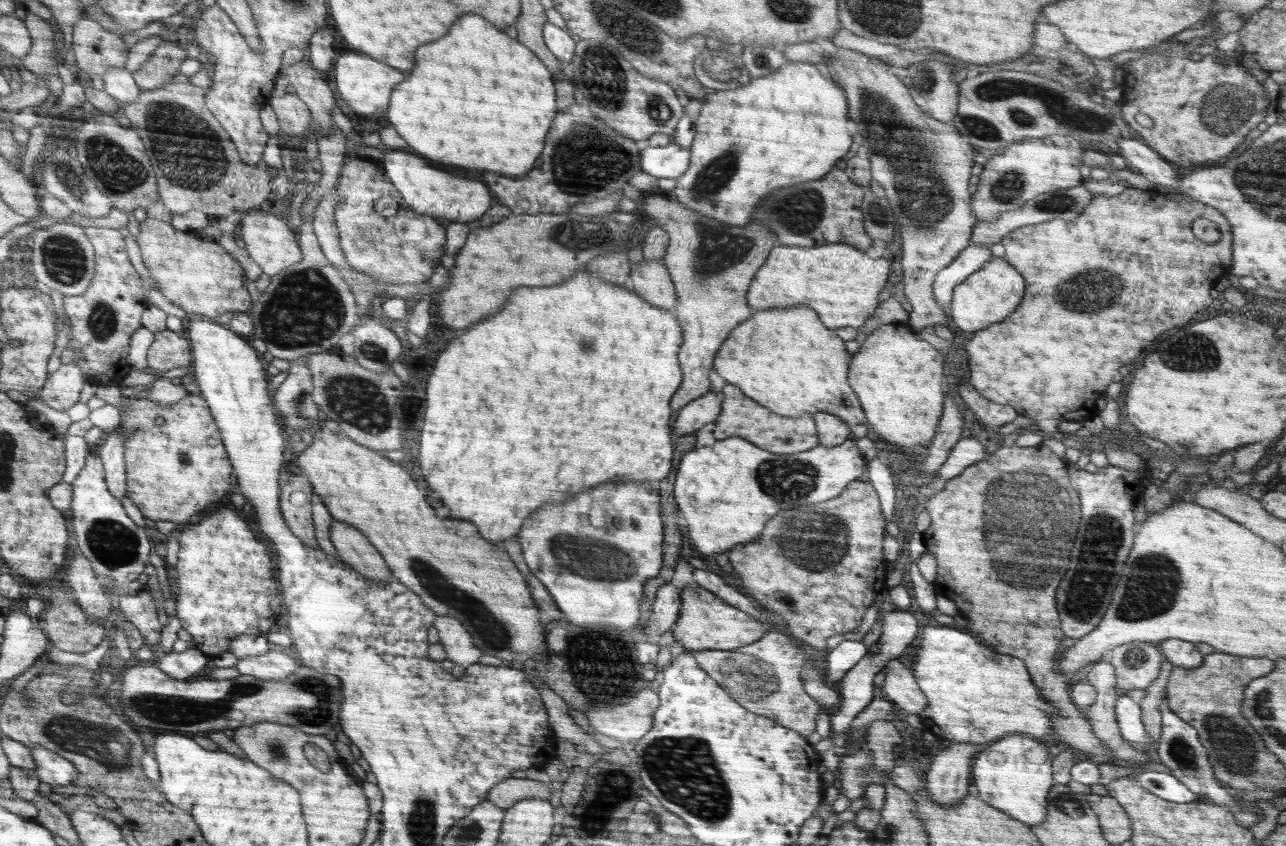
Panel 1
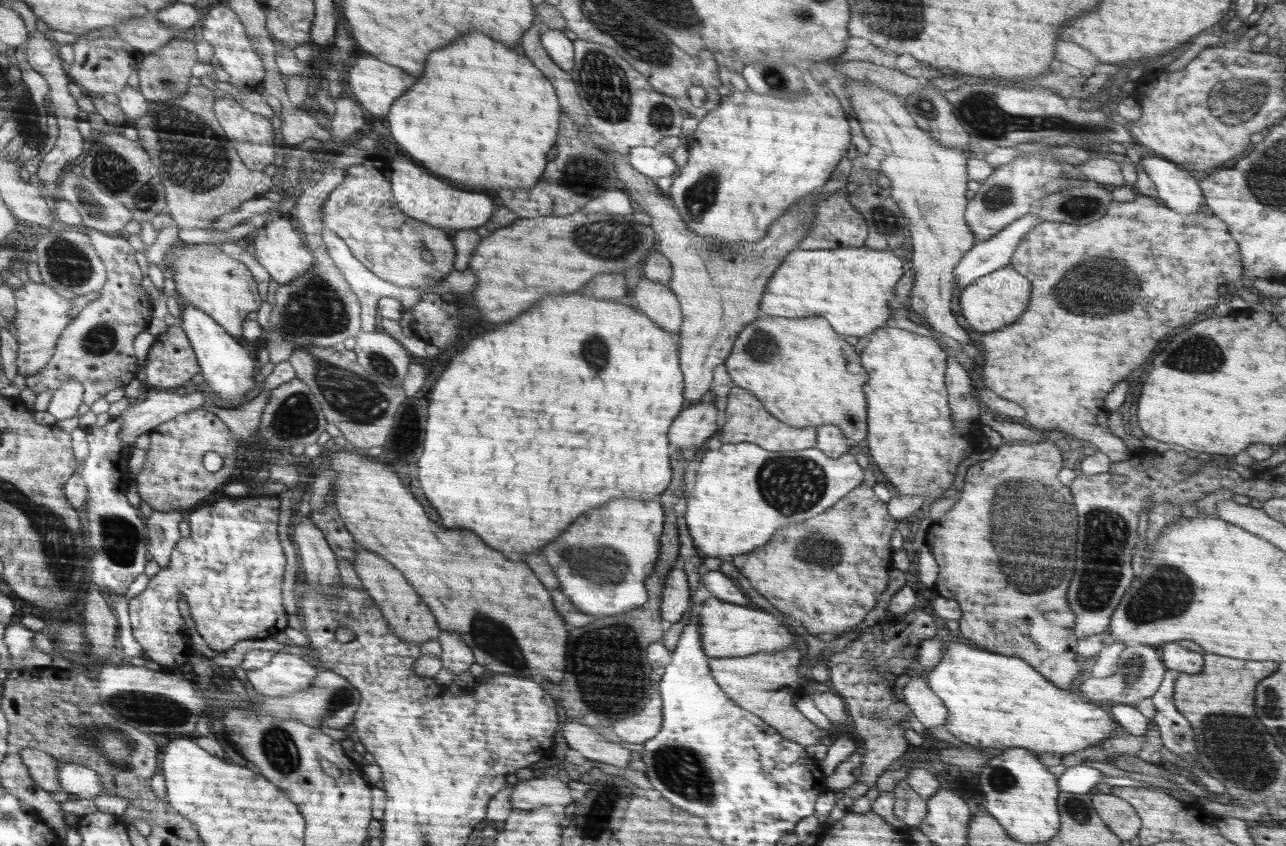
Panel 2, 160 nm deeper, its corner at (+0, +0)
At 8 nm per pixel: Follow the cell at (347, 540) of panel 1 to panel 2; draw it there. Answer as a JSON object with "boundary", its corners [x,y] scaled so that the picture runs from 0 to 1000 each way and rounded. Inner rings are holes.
{"boundary":[[[278,642],[277,660],[274,662],[276,676],[281,687],[282,694],[292,712],[292,715],[297,720],[299,729],[303,736],[310,753],[316,759],[325,760],[328,764],[330,759],[341,757],[342,748],[341,735],[334,726],[333,716],[328,712],[328,707],[322,700],[320,693],[314,686],[313,676],[305,669],[297,656],[292,651],[283,648]]]}

